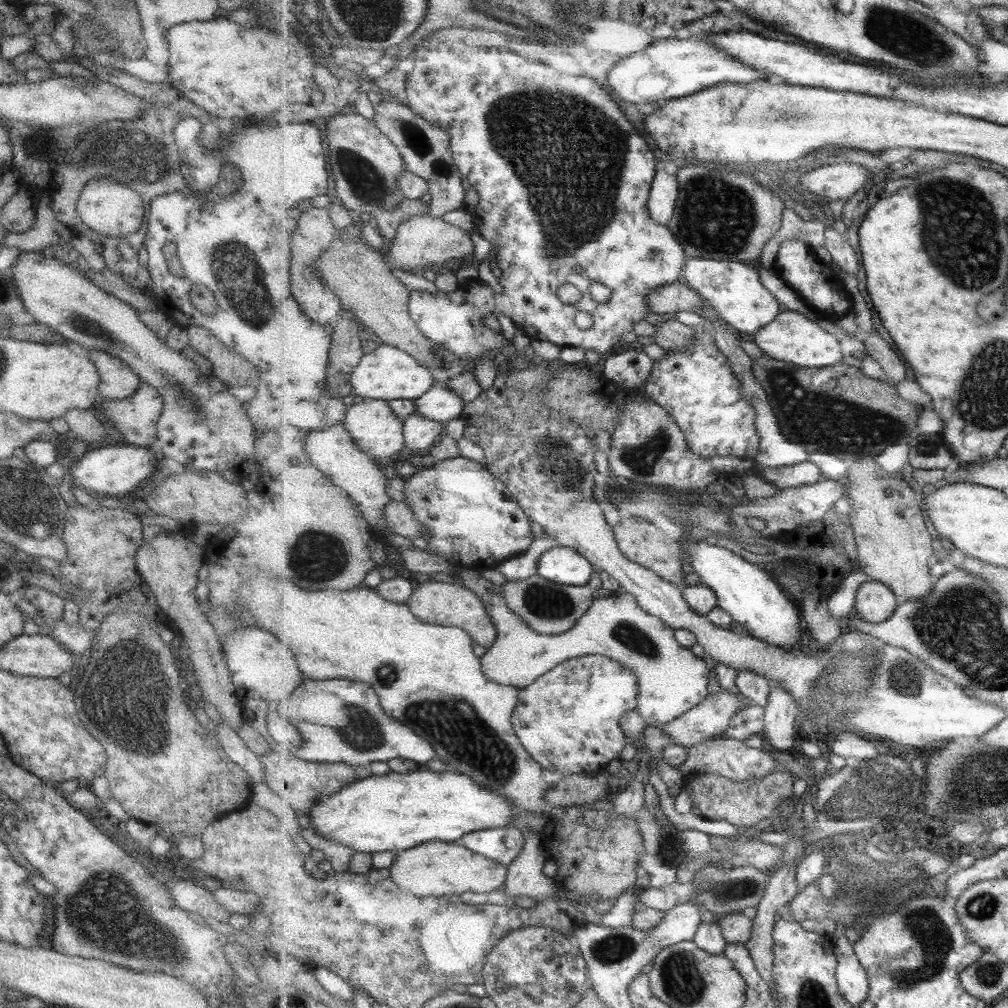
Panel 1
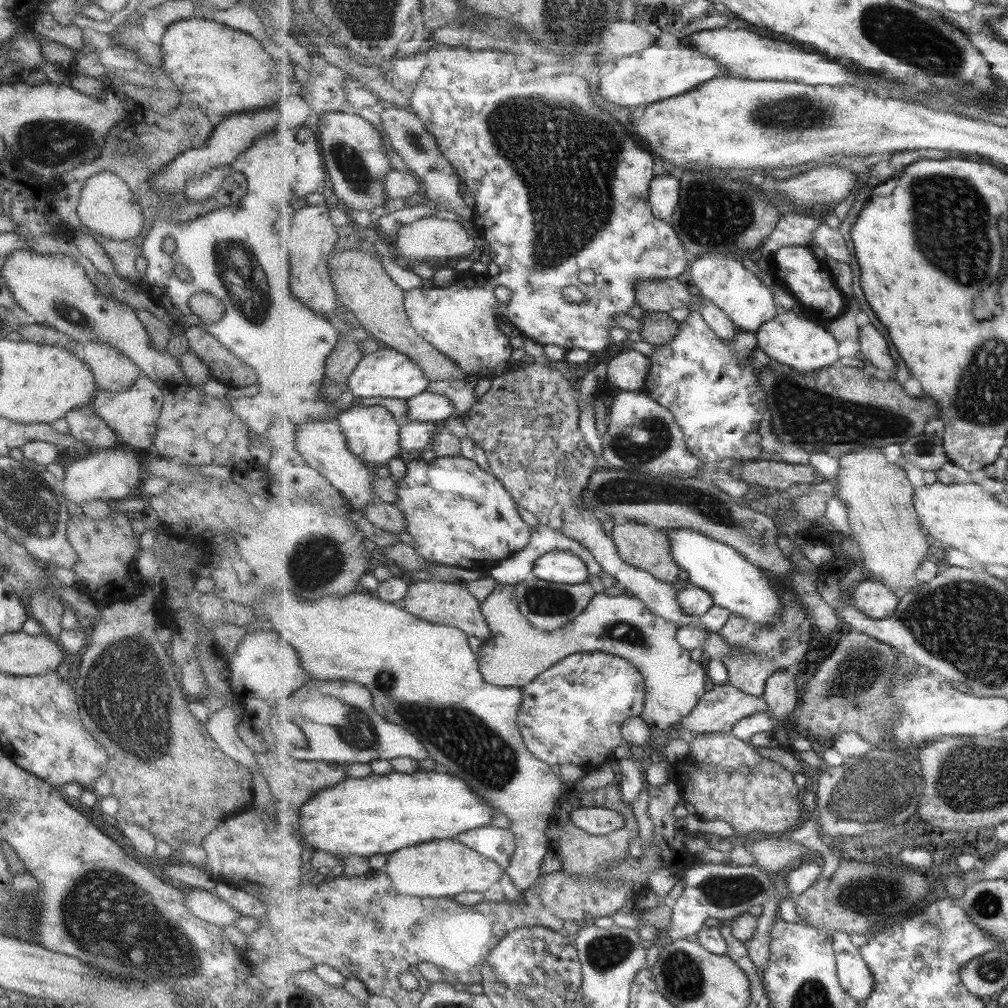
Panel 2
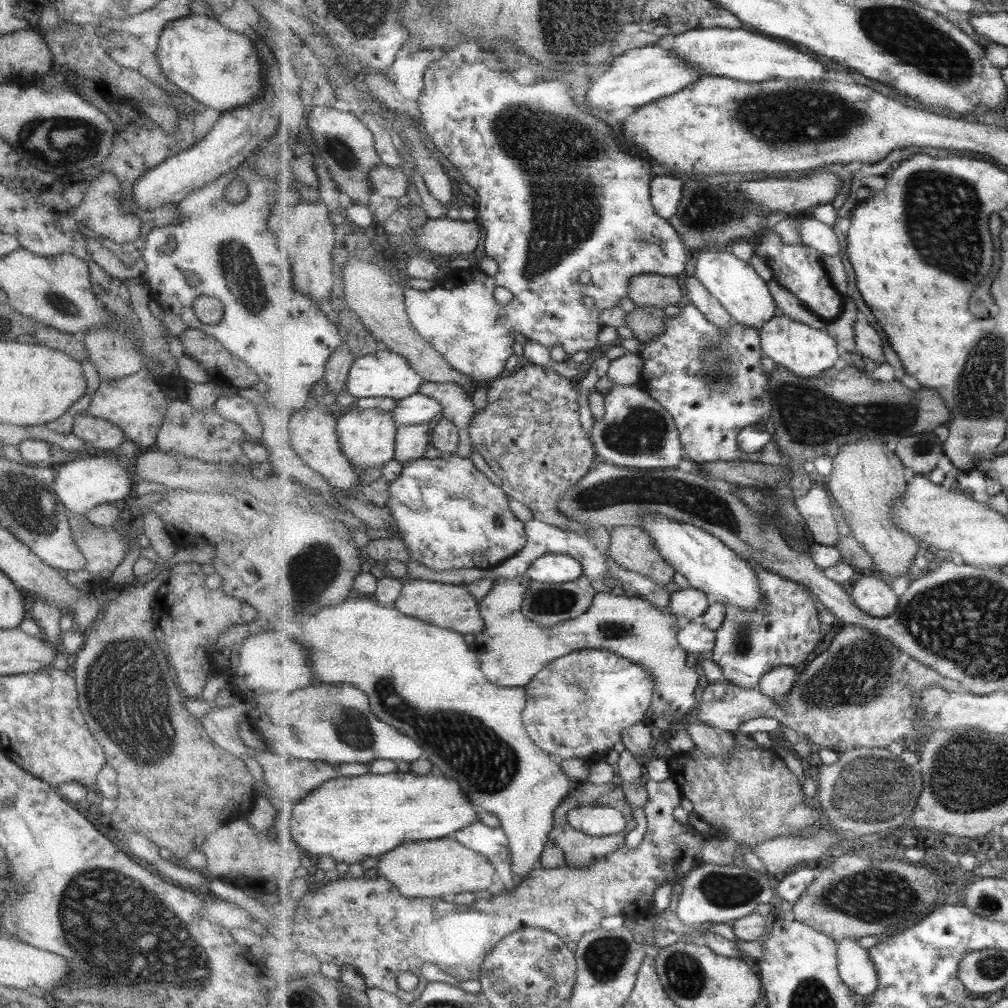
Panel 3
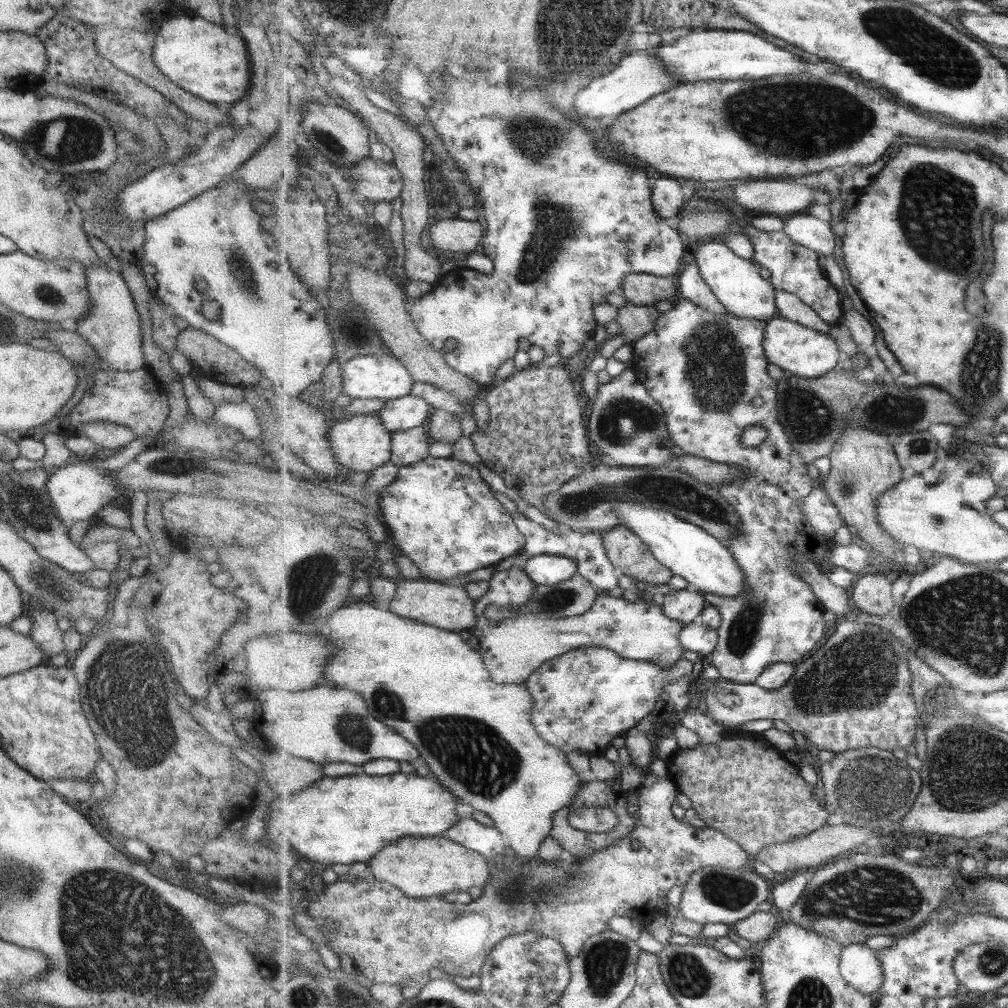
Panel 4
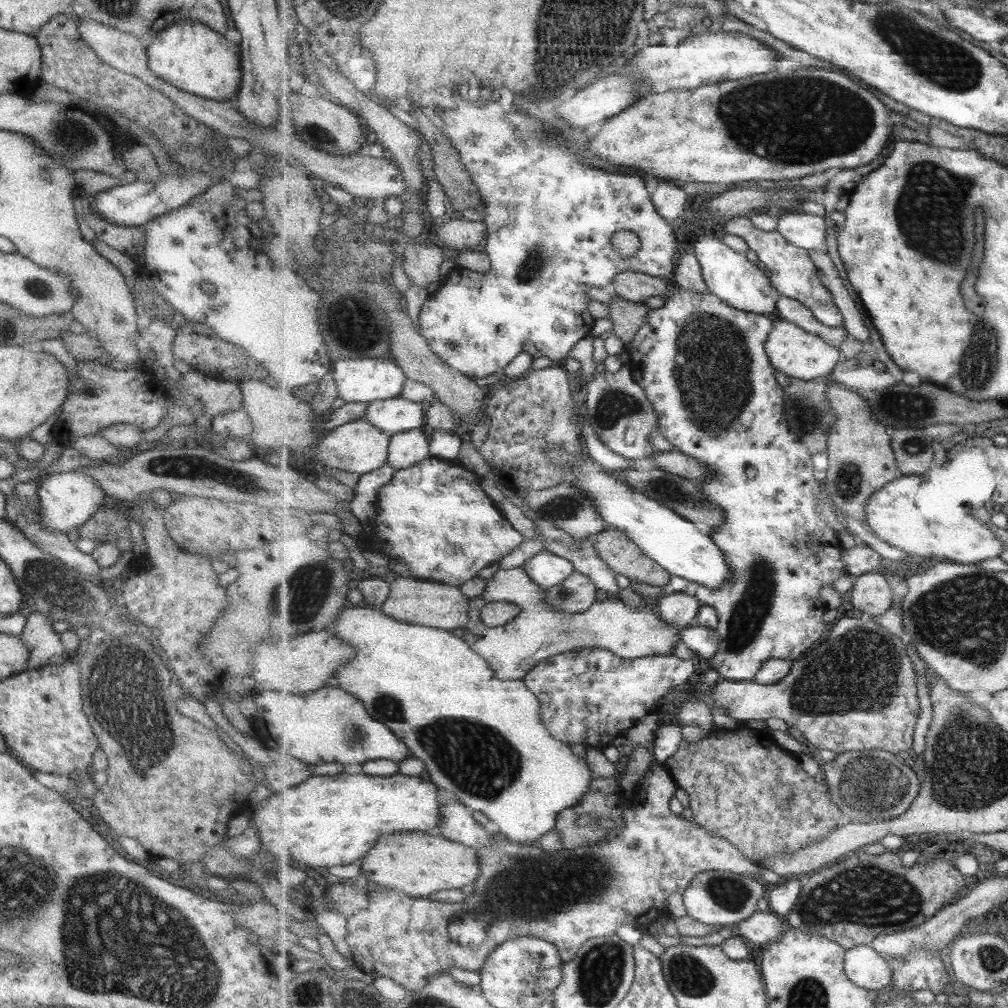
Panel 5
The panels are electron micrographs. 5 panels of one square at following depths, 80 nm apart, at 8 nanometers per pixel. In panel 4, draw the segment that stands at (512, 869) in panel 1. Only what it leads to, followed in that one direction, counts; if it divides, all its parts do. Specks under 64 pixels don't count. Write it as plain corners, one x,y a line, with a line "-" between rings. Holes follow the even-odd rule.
367,599
350,601
345,607
340,608
337,614
332,614
331,618
317,620
315,628
317,628
317,632
321,632
319,635
327,636
332,643
339,644
340,651
330,658
324,679
339,684
339,688
355,690
362,694
370,713
381,722
387,723
387,726
391,726
392,729
401,730
398,733
403,735
403,738
407,738
421,752
421,756
425,758
425,762
433,770
433,774
430,775
437,776
439,782
443,782
443,786
447,786
447,790
451,790
455,796
459,796
463,800
461,803
464,808
481,810
487,814
494,821
494,826
502,833
509,849
513,850
515,854
530,859
537,858
541,842
551,835
551,831
554,829
554,814
567,808
575,800
575,797
582,790
582,785
581,776
569,764
567,753
565,751
560,752
559,747
547,742
535,728
532,721
534,696
530,694
526,684
499,684
494,682
482,654
479,654
479,651
476,651
468,641
463,640
458,632
451,632
410,618
403,618
391,612
390,609
377,608

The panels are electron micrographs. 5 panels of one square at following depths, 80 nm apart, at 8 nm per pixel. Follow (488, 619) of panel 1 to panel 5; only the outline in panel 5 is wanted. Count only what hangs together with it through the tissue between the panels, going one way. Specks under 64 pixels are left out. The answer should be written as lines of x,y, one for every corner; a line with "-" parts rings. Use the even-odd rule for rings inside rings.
395,576
390,585
389,596
381,611
389,614
391,618
421,626
439,627
448,631
452,631
453,628
465,627
470,622
470,598
463,594
460,587
422,581
411,576

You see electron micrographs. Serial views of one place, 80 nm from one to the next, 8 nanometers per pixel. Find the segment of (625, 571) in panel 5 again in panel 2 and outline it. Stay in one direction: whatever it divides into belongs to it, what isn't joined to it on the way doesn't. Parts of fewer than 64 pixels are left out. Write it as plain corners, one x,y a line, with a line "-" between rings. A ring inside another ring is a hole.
620,522
614,526
612,533
613,541
617,547
618,553
621,558
627,562
649,571
655,575
655,578
663,582
674,583
678,580
679,573
682,571
680,566
675,562
671,554
671,543
669,543
669,536
664,533
660,525
641,524
639,522

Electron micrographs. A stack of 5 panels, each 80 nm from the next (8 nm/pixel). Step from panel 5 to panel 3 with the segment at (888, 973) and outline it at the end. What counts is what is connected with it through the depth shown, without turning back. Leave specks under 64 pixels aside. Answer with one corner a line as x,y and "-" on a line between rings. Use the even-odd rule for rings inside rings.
851,939
838,941
837,946
839,976
857,995
869,998
880,983
875,961
869,956
869,951

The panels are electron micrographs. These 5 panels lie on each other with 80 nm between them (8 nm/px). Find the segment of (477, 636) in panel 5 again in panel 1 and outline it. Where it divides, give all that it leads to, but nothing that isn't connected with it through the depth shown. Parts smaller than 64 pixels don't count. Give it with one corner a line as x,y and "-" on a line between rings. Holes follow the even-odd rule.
500,587
486,604
486,609
492,616
495,626
498,627
498,637
493,645
486,648
481,657
483,674
491,682
524,689
535,684
539,678
543,677
543,674
547,674
547,671
554,670
556,666
570,658
584,657
590,654
608,656
628,666
636,674
640,685
638,711
649,726
655,726
661,730
668,722
674,721
694,709
710,695
707,690
712,667
710,660
704,656
697,657
690,649
685,648
676,639
676,630
669,627
662,618
649,614
639,604
633,593
619,592
613,593
610,597
596,598
573,628
556,635
541,634
538,630
531,628
521,615
515,614
515,611
511,610

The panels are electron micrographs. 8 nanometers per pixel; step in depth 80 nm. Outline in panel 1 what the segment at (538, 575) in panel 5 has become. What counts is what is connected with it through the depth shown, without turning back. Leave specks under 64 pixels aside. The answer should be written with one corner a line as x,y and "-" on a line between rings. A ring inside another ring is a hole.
555,547
542,554
538,573
547,580
567,586
585,586
596,574
590,559
573,547

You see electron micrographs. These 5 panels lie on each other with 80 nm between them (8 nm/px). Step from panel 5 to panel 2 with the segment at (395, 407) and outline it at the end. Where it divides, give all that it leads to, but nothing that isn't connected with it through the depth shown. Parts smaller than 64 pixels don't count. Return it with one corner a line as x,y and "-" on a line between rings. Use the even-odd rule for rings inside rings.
428,390
407,400
407,405
409,405
409,412
406,419
413,422
443,425
455,416
455,407
451,405
451,400

